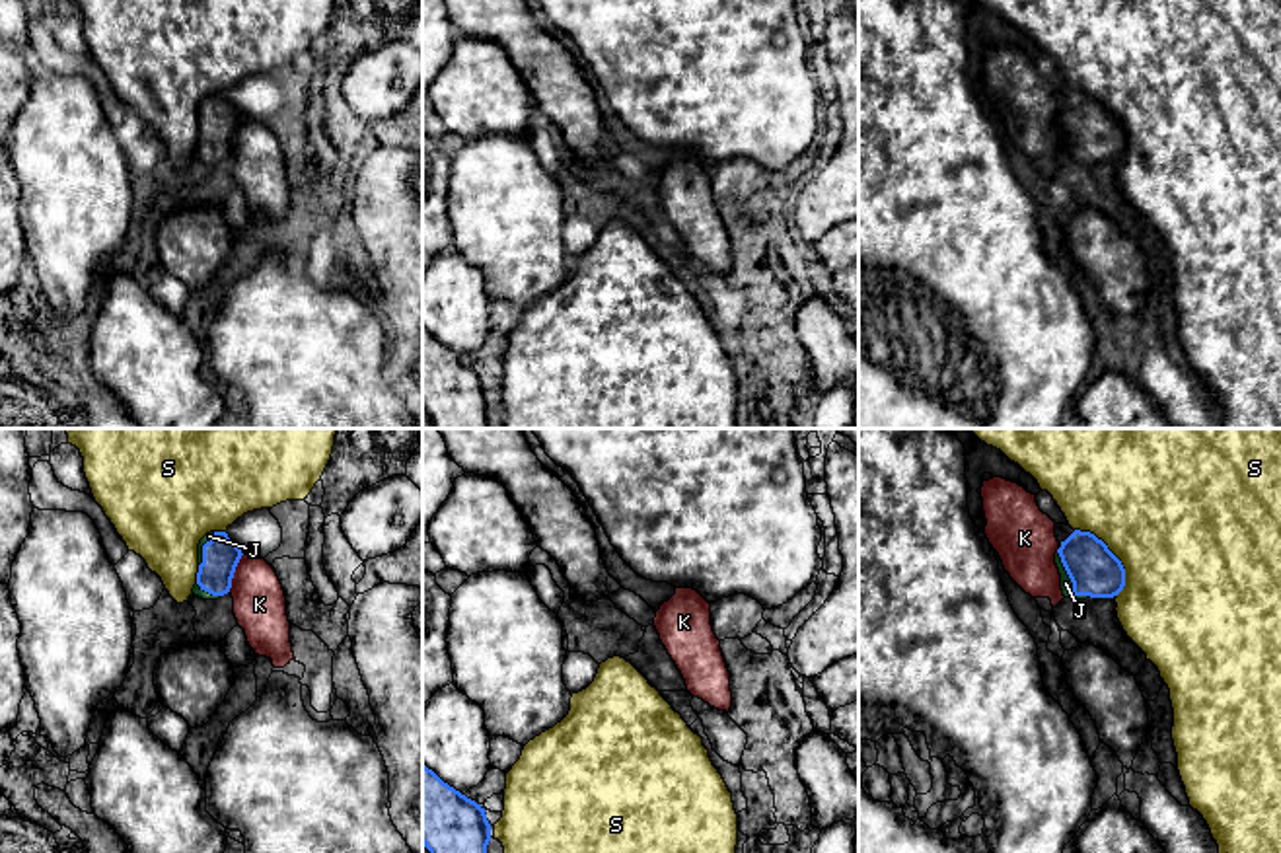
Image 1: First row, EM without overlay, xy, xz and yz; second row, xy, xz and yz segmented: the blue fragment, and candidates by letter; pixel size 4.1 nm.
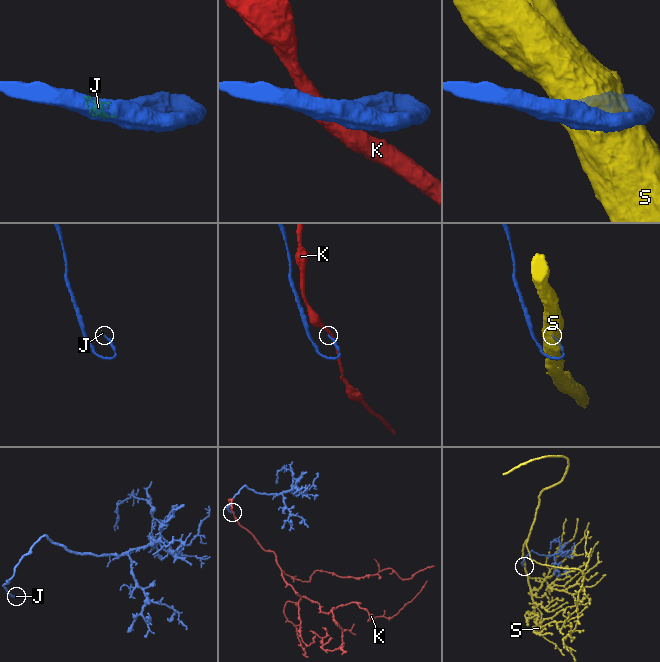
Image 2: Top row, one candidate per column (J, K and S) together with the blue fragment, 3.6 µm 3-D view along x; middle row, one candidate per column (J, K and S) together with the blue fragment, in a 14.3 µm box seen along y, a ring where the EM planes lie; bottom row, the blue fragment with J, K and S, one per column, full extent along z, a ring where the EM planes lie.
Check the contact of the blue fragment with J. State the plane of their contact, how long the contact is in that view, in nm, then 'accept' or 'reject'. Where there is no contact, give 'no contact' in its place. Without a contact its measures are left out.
meets blue in yz; contact 240 nm long; accept

